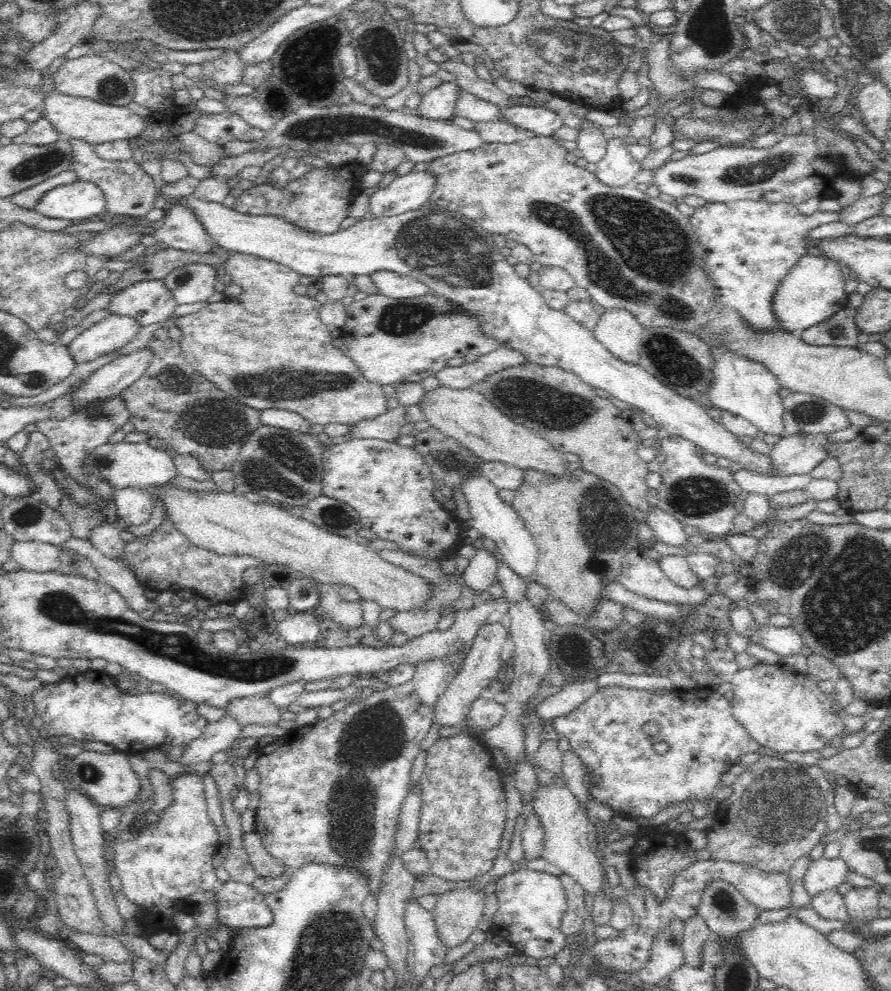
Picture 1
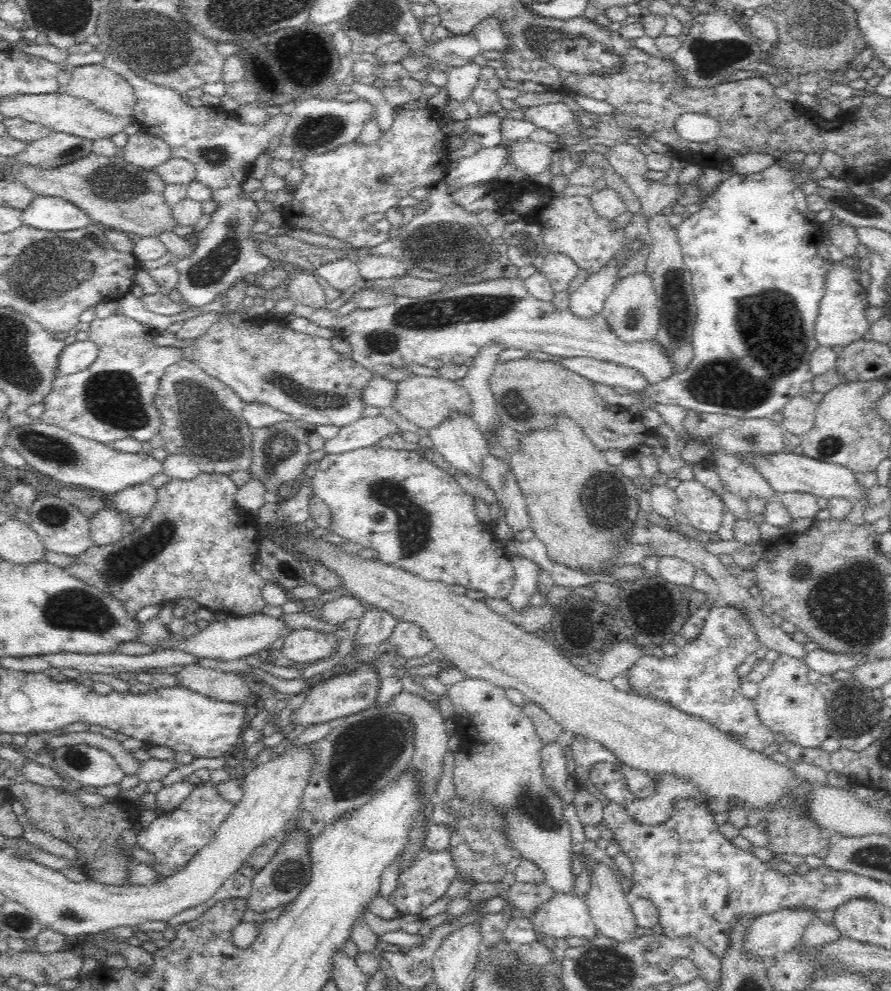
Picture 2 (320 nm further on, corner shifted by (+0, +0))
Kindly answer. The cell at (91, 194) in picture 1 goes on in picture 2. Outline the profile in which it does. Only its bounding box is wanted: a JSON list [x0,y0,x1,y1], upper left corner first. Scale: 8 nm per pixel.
[23,196,90,233]

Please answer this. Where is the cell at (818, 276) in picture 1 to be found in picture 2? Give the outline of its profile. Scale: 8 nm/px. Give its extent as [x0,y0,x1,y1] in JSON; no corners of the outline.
[816,261,870,349]

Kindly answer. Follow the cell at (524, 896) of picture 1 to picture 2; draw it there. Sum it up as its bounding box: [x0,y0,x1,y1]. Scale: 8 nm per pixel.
[530,893,599,942]

